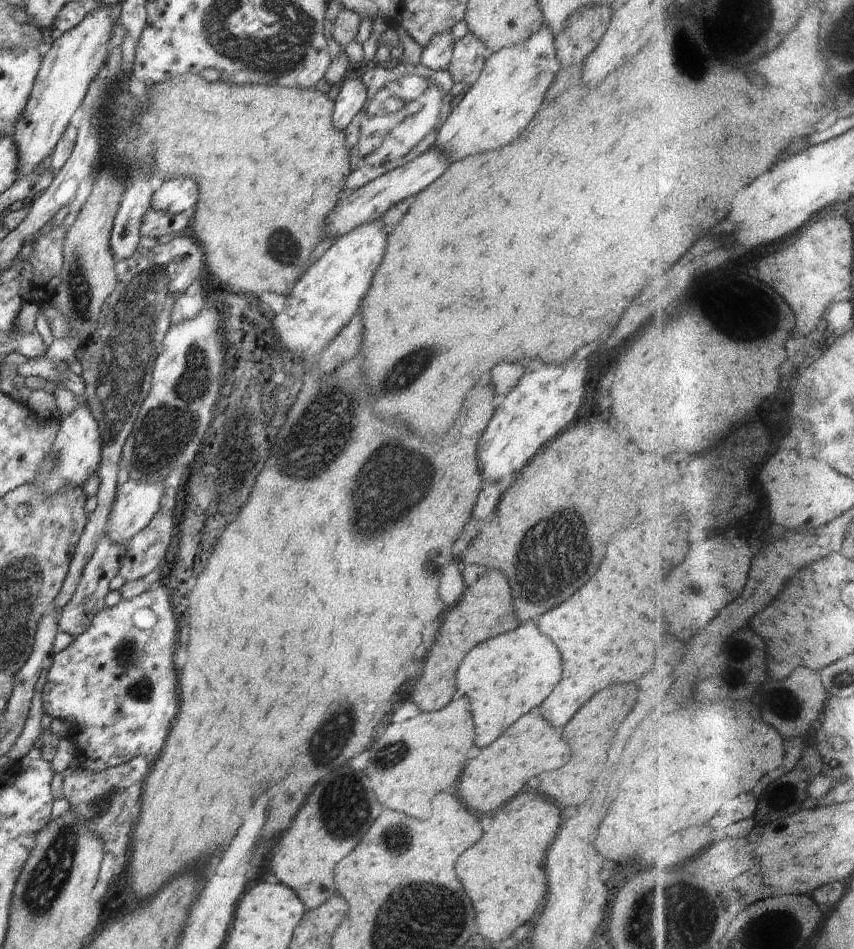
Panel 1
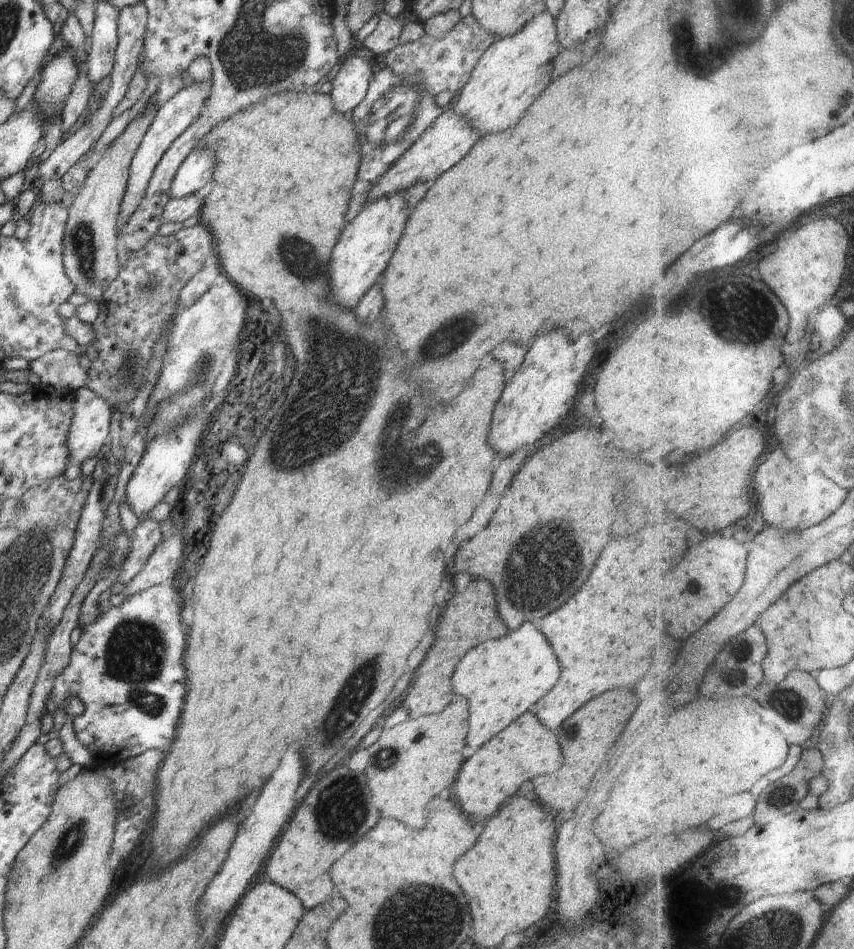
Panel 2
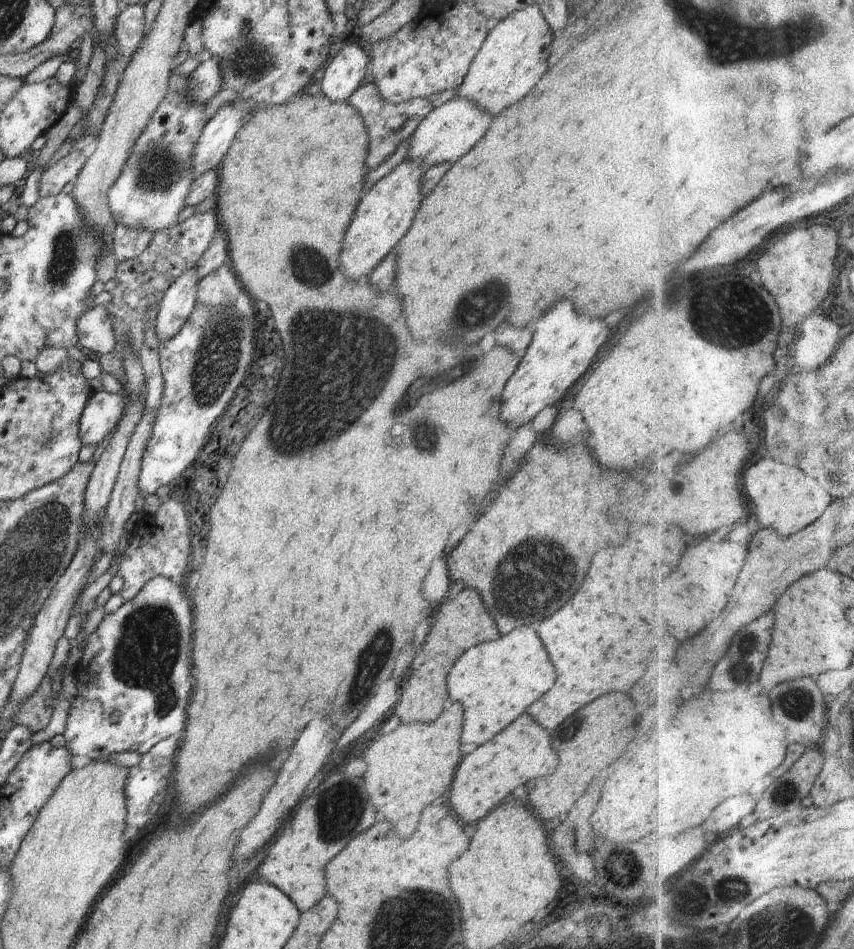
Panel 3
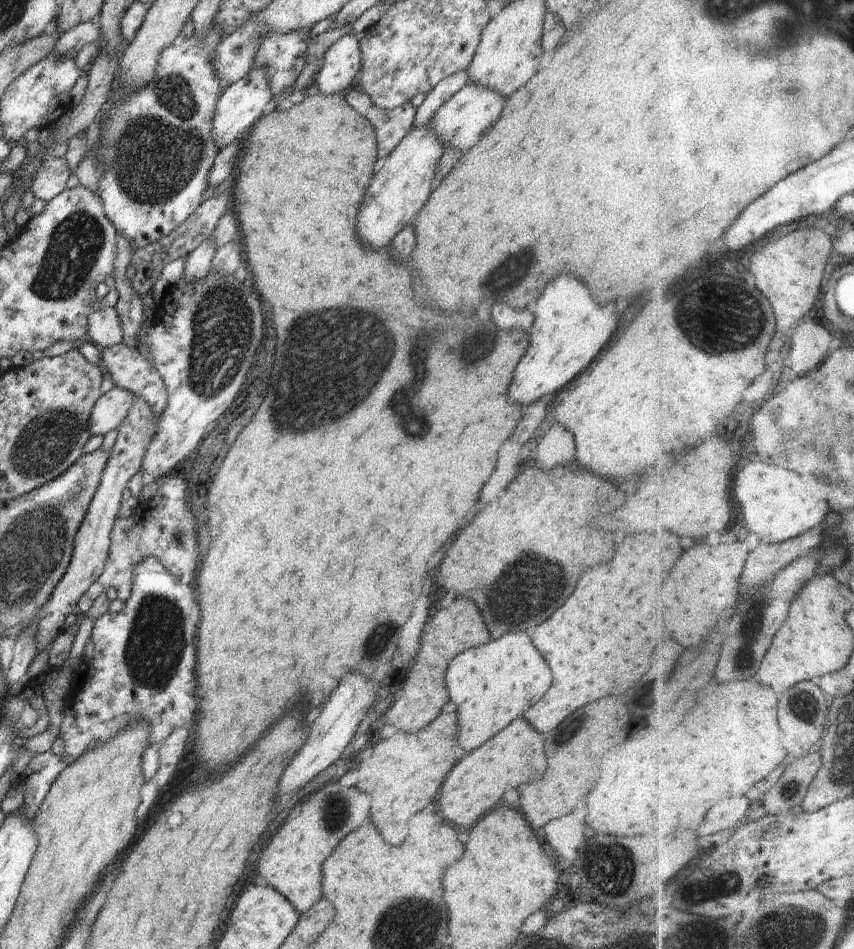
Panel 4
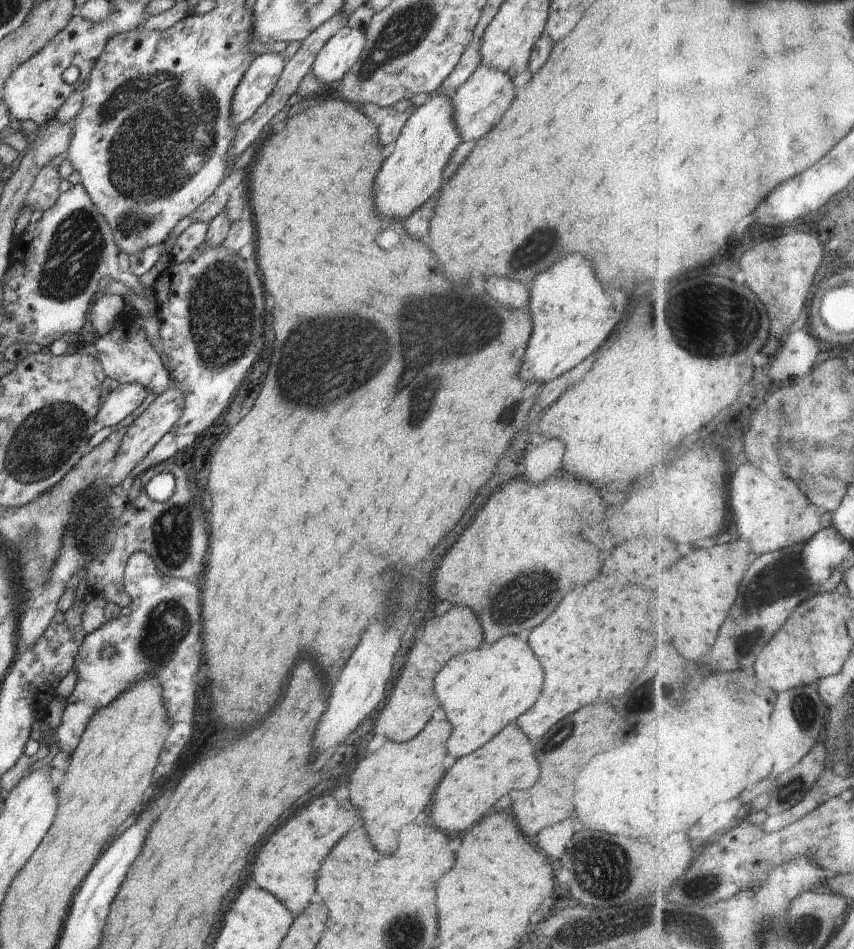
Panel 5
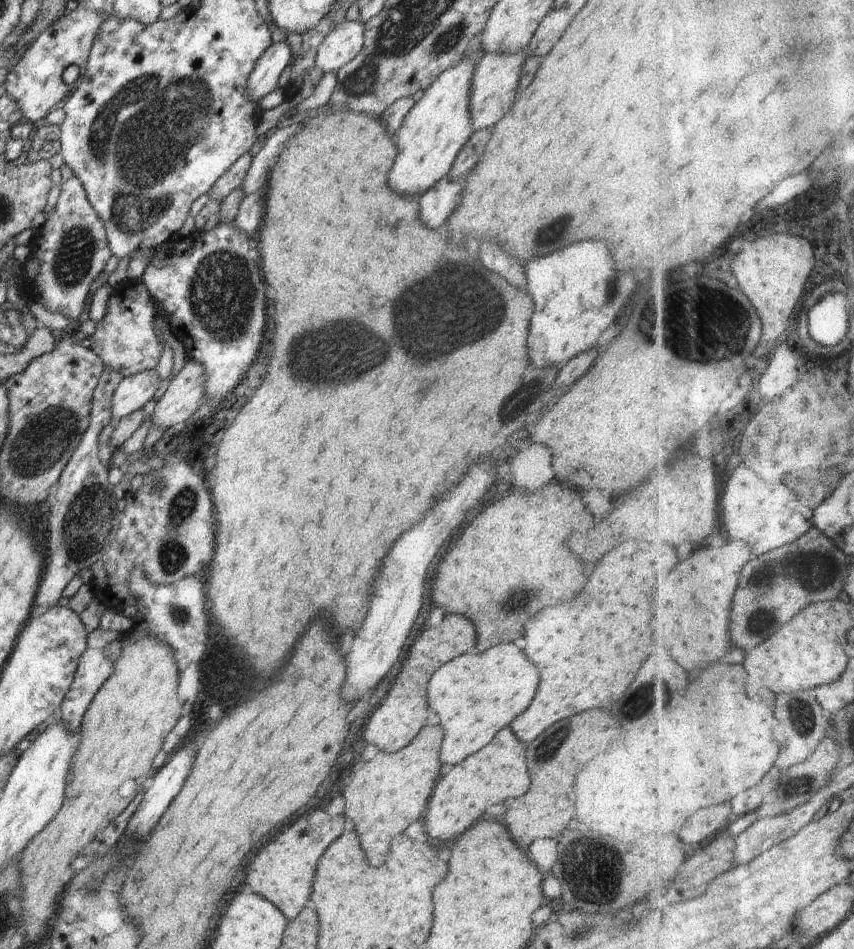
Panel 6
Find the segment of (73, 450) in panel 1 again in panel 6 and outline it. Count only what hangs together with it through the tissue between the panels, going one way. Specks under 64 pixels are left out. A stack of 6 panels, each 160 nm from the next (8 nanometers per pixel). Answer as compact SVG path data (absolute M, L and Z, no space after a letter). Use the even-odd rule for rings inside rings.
M152 369L124 377L114 392L113 417L122 419L134 411L150 407L156 390L160 388L160 381L158 373Z

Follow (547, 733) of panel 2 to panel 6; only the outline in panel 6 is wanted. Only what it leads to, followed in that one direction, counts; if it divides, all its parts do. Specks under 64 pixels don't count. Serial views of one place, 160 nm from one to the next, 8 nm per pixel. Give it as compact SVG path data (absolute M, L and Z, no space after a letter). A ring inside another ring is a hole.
M504 727L478 752L460 761L434 785L424 814L424 828L434 838L444 842L460 836L498 802L521 797L531 787L527 767L527 744L516 738L512 729Z

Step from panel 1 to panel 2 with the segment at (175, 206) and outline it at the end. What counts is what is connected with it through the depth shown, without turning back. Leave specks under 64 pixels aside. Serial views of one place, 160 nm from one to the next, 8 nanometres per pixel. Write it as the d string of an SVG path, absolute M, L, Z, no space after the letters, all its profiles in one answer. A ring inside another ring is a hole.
M196 147L178 167L171 182L170 198L189 197L210 185L214 167L215 154L212 150Z

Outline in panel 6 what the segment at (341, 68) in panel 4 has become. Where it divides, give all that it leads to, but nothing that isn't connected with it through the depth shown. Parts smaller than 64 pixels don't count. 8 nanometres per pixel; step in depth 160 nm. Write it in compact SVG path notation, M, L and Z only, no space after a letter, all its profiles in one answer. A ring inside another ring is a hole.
M345 19L341 24L336 24L318 48L316 67L323 74L338 73L342 66L348 65L362 51L364 32L364 23L359 20Z

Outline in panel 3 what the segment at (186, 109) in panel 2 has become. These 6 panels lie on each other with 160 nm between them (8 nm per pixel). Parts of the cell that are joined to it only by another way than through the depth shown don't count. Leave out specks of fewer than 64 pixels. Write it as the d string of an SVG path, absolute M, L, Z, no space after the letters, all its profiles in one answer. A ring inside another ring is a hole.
M209 55L192 72L188 80L187 96L201 105L208 102L219 91L221 85L219 62L216 57Z

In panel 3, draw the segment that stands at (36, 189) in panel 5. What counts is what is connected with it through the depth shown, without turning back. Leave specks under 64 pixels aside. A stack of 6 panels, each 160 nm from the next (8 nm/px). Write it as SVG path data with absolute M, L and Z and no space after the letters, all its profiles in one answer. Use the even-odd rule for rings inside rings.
M76 148L69 152L62 160L46 168L40 180L39 194L41 197L56 196L62 193L62 188L68 182L74 182L86 164L87 157L82 150Z

